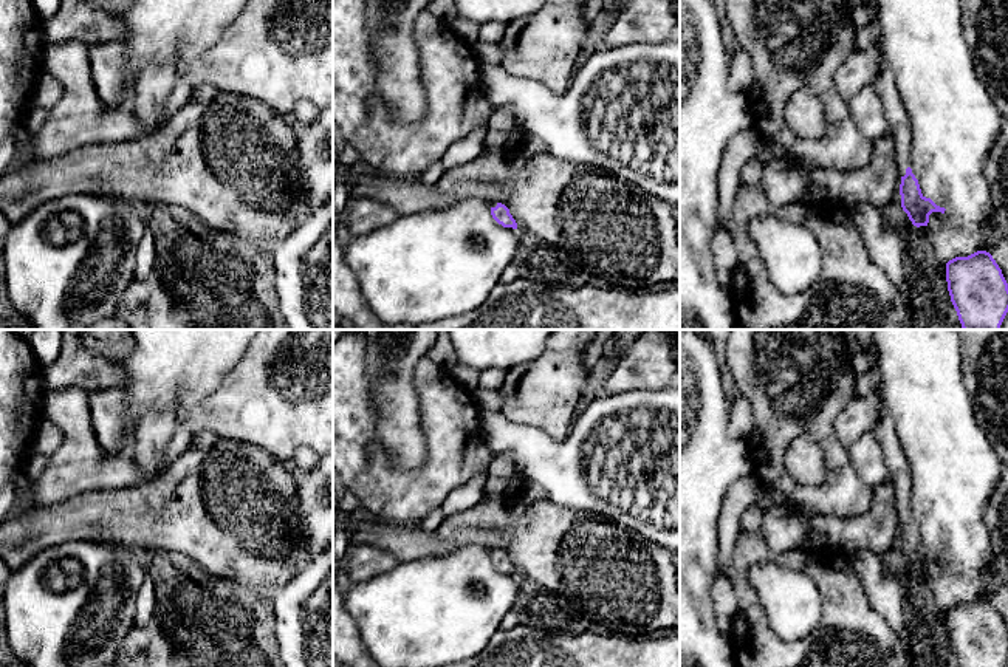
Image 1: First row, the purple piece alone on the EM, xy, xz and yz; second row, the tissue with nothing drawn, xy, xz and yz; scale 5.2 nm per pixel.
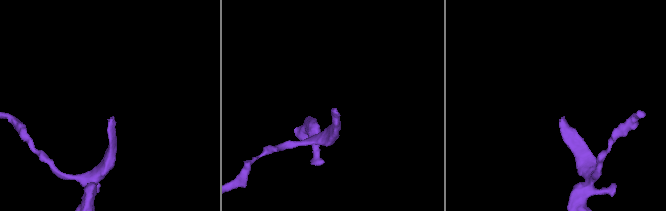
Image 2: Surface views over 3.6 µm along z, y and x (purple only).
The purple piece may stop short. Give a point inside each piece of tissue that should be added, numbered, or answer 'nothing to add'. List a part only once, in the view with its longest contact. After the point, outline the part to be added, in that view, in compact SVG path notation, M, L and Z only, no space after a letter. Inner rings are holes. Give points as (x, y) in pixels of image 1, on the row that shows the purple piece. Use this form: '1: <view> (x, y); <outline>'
1: yz (900, 129); M883 53L879 56L879 74L873 87L881 97L884 113L889 122L889 133L895 142L898 158L898 173L906 175L910 162L912 127L904 111L903 102L895 87L893 74Z

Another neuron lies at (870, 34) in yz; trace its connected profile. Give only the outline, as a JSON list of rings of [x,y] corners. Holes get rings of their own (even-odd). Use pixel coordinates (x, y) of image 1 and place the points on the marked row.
[[[875,19],[858,31],[856,50],[866,50],[869,46],[879,43],[879,40],[881,40],[881,26],[879,22]]]

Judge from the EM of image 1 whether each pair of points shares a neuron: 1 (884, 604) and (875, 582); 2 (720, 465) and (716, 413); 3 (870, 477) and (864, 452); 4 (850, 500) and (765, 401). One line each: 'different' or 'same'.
1: same
2: same
3: same
4: same

